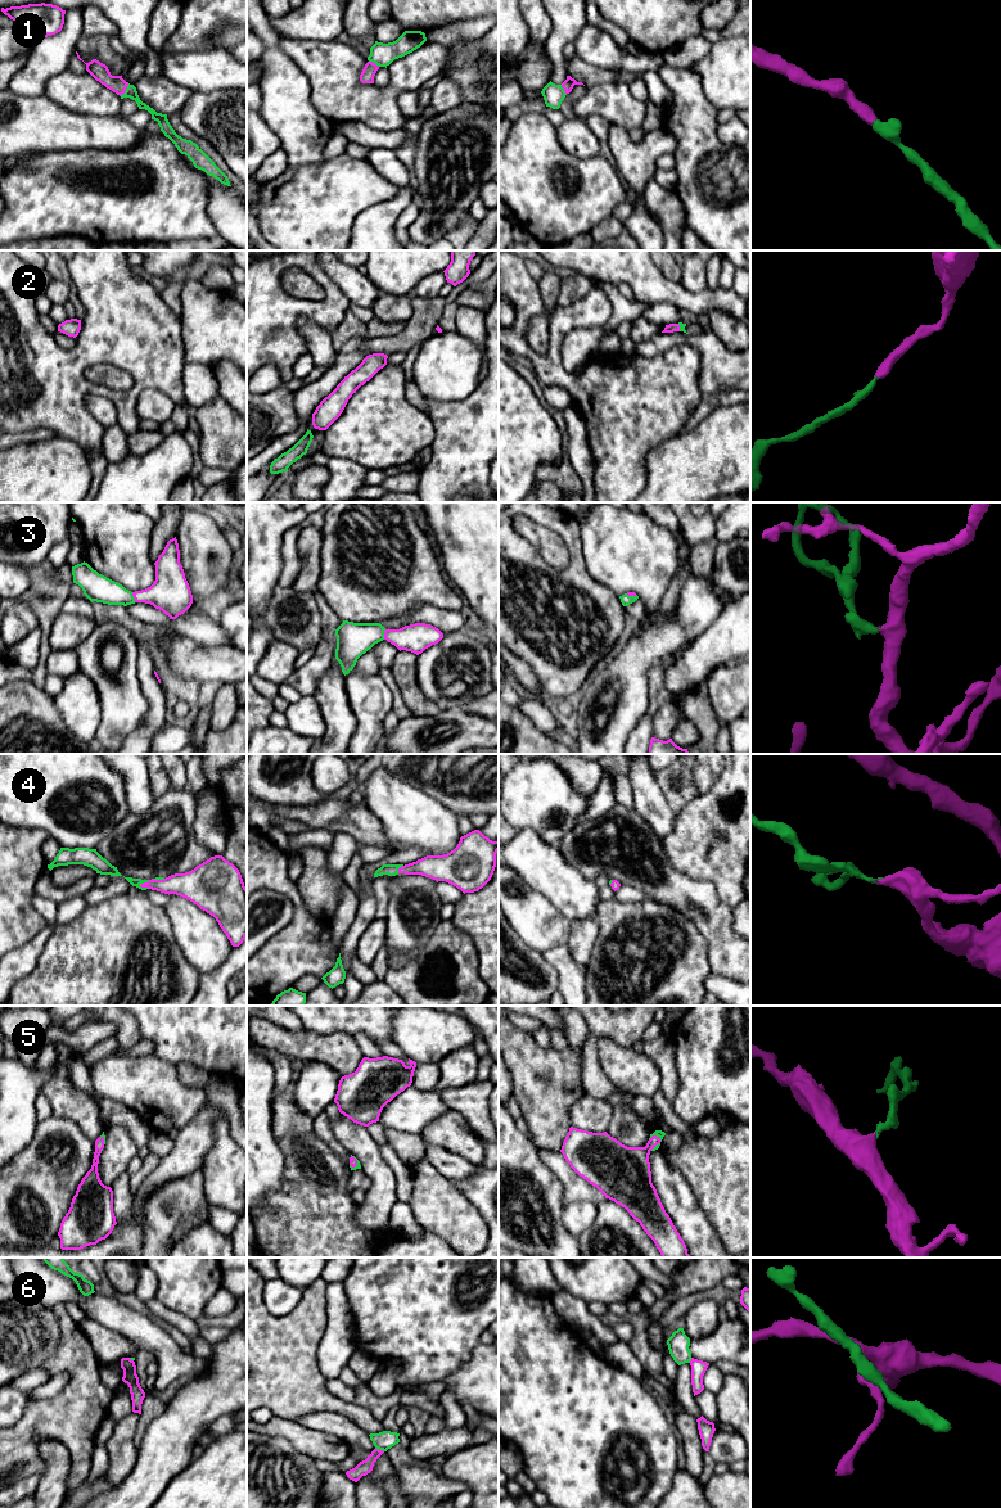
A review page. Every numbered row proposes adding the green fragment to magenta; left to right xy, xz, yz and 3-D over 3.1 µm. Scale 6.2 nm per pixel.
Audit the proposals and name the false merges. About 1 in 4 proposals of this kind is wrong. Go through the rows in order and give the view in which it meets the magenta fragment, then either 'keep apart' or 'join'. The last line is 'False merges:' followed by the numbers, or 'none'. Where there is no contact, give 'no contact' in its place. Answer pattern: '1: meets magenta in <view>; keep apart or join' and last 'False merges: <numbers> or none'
1: meets magenta in xy; join
2: meets magenta in yz; join
3: meets magenta in xy; join
4: meets magenta in xy; join
5: meets magenta in yz; join
6: meets magenta in xz; keep apart
False merges: 6

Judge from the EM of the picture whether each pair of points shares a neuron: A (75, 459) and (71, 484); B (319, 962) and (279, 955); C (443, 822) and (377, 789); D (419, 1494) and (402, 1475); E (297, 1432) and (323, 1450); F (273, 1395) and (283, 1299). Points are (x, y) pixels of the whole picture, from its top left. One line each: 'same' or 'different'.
A: same
B: same
C: same
D: same
E: same
F: different

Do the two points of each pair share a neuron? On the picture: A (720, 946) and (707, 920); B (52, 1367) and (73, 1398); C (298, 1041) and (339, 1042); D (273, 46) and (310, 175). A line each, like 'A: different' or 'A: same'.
A: same
B: same
C: same
D: same

